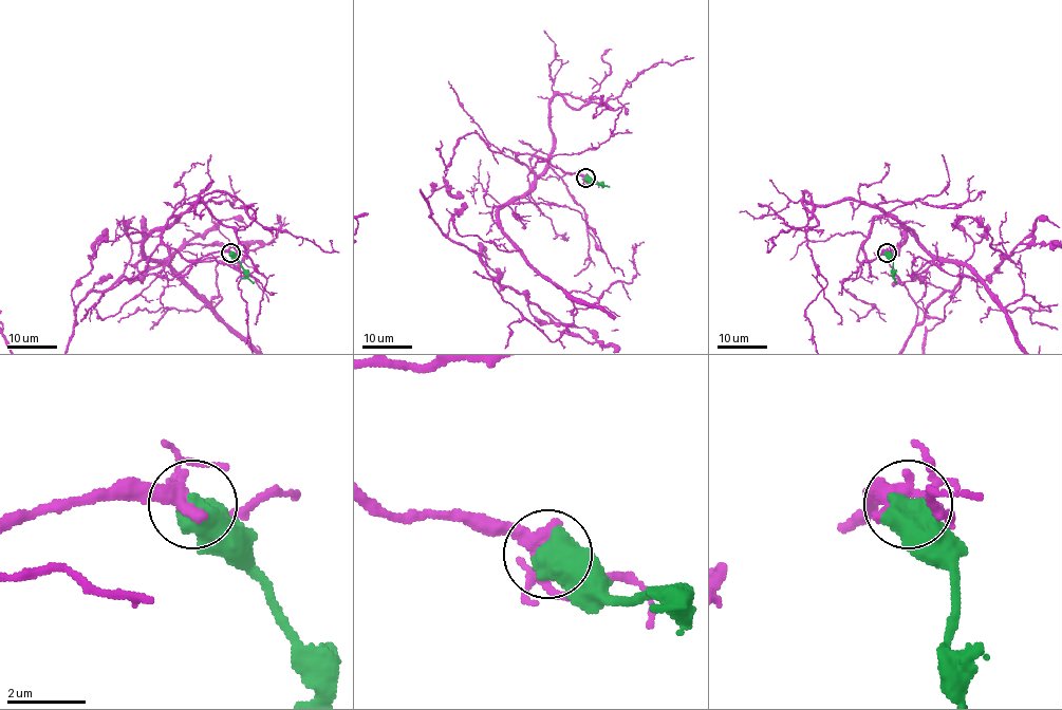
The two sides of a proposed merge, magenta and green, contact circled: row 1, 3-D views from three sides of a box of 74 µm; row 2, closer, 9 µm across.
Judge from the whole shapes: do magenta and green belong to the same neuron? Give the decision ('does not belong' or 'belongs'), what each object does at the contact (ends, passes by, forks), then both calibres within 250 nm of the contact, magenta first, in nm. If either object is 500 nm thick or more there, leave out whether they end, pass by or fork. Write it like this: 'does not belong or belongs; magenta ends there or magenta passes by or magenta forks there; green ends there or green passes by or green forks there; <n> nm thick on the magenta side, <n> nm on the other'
does not belong; 300 nm thick on the magenta side, 900 nm on the other

